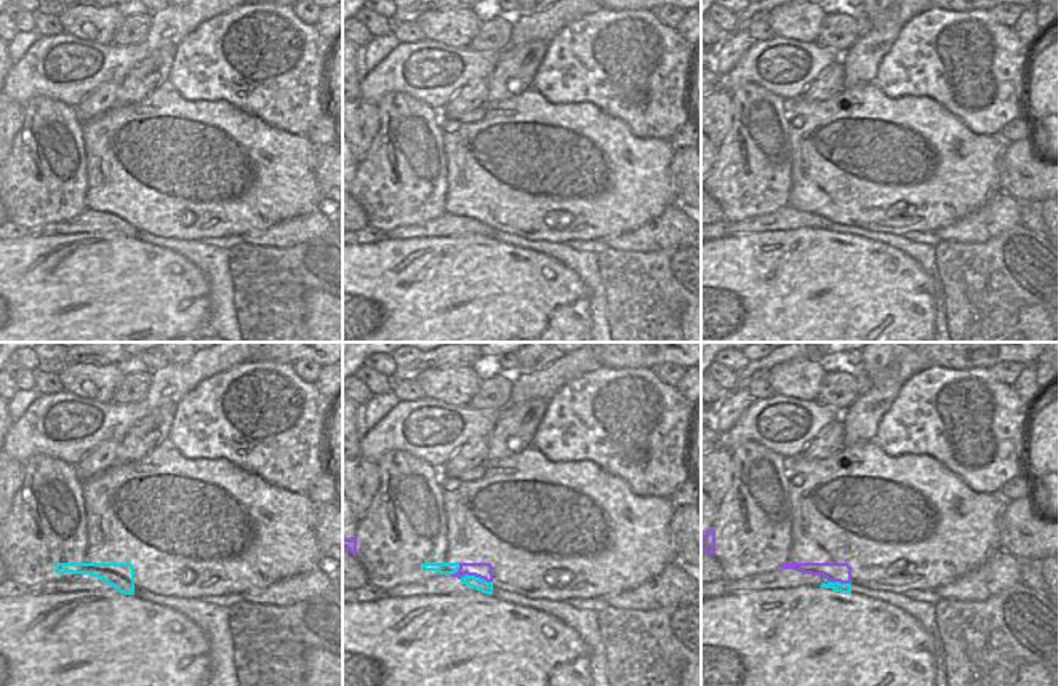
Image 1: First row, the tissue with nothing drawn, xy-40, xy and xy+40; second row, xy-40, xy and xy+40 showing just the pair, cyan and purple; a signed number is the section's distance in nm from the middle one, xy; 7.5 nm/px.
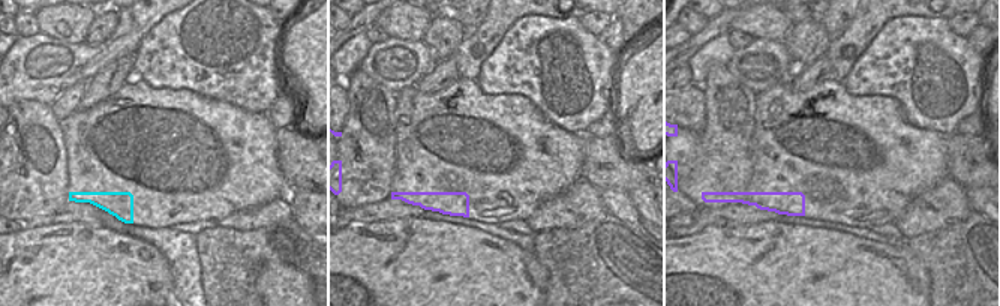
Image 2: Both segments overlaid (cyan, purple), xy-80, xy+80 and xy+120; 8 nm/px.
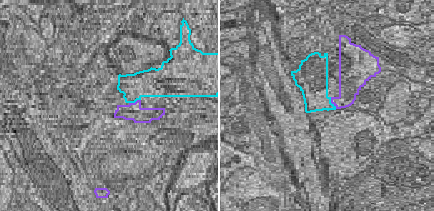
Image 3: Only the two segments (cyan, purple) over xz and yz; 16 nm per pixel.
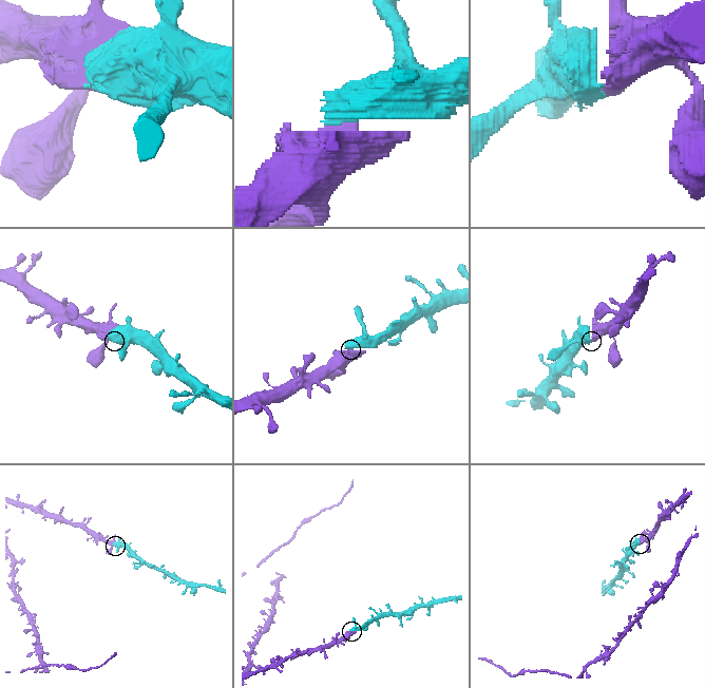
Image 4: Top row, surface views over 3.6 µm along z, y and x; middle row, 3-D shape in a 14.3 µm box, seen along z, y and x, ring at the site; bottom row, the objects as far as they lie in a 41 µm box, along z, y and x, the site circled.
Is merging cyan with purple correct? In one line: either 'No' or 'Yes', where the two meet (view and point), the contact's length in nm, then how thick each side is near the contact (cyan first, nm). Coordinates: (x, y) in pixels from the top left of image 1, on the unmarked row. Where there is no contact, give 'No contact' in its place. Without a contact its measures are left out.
Yes. Touches cyan at xy (474, 218). Shared border 260 nm. Thickness 100 nm (cyan) against 120 nm.

